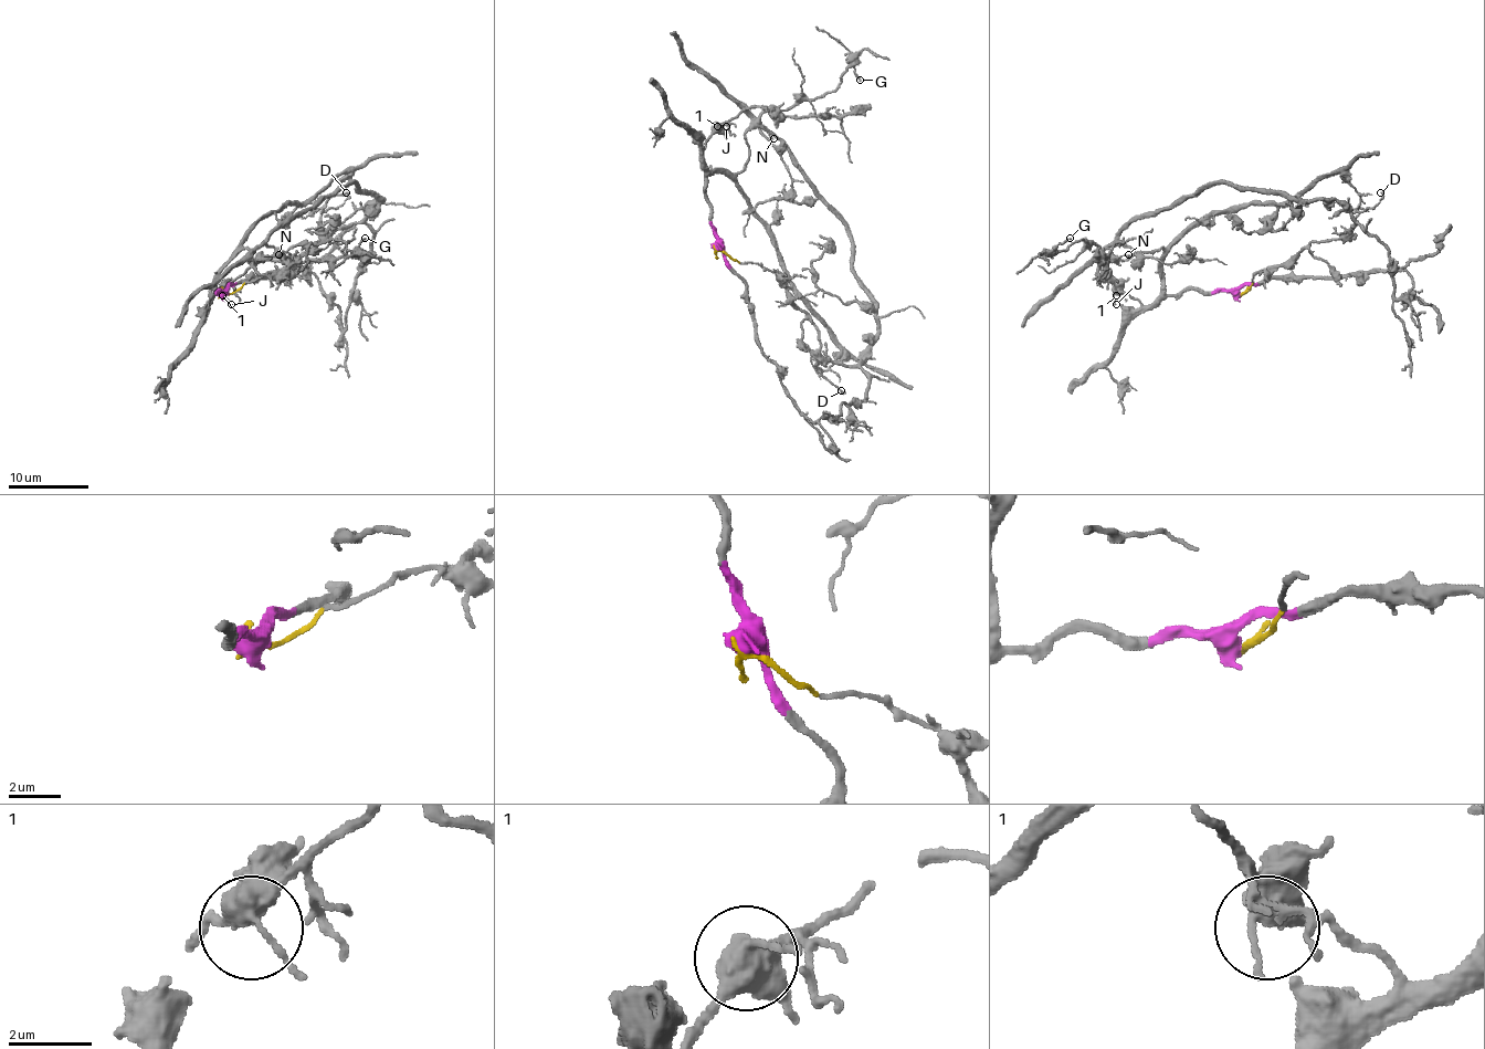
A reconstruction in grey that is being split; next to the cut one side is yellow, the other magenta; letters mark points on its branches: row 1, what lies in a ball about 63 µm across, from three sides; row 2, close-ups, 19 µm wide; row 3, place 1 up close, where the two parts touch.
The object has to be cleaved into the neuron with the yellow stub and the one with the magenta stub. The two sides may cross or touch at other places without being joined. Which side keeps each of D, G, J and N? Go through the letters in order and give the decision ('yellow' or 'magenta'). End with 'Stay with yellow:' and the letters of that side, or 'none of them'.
D: yellow
G: magenta
J: magenta
N: magenta
Stay with yellow: D

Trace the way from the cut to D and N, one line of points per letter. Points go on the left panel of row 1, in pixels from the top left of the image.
D: (222, 295), (292, 266), (324, 241), (322, 214), (338, 209), (346, 192)
N: (222, 295), (213, 289), (211, 295), (216, 274), (243, 249), (254, 253), (250, 259), (277, 254)

